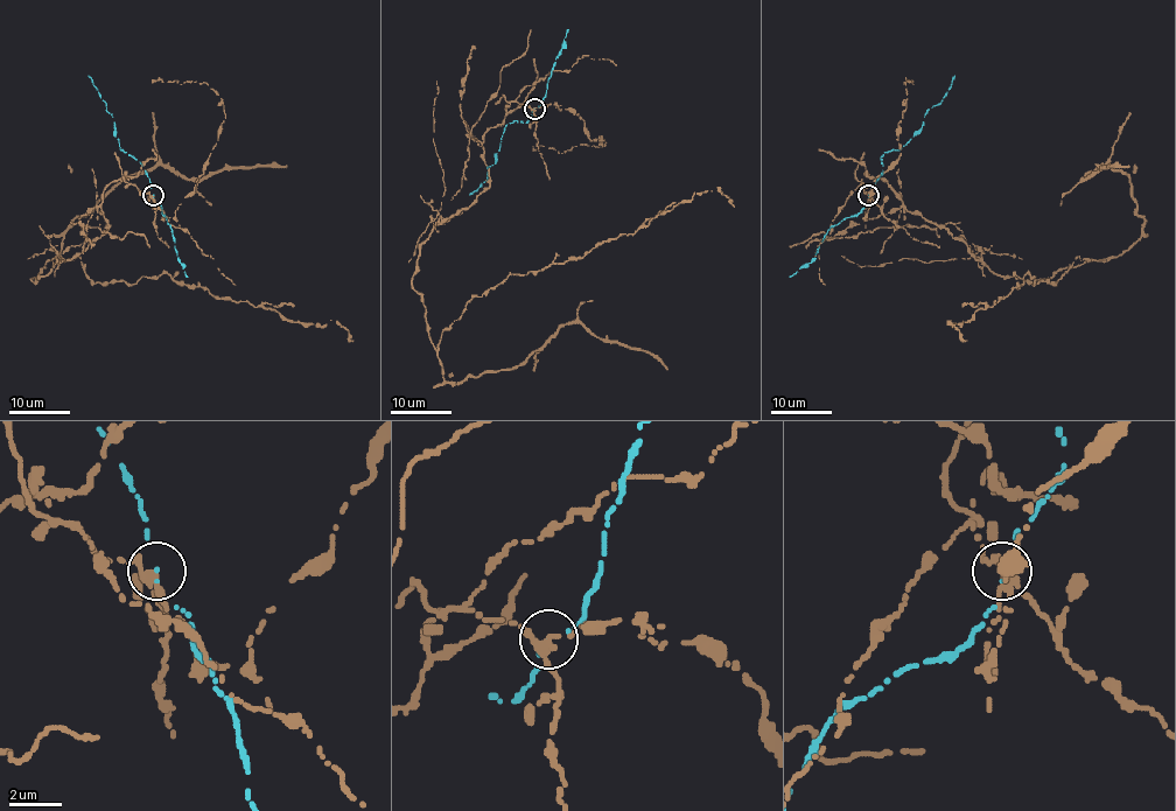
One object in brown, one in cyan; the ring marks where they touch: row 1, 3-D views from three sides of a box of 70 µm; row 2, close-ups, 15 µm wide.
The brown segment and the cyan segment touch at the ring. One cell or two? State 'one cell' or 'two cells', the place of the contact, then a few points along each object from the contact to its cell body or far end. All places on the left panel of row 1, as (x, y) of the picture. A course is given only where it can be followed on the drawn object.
two cells; at (153, 195); brown runs (154, 195), (111, 182), (109, 229), (32, 280), (78, 256), (95, 284), (167, 273), (354, 341); cyan runs (154, 195), (146, 172), (137, 159), (120, 148), (113, 117), (89, 76)

